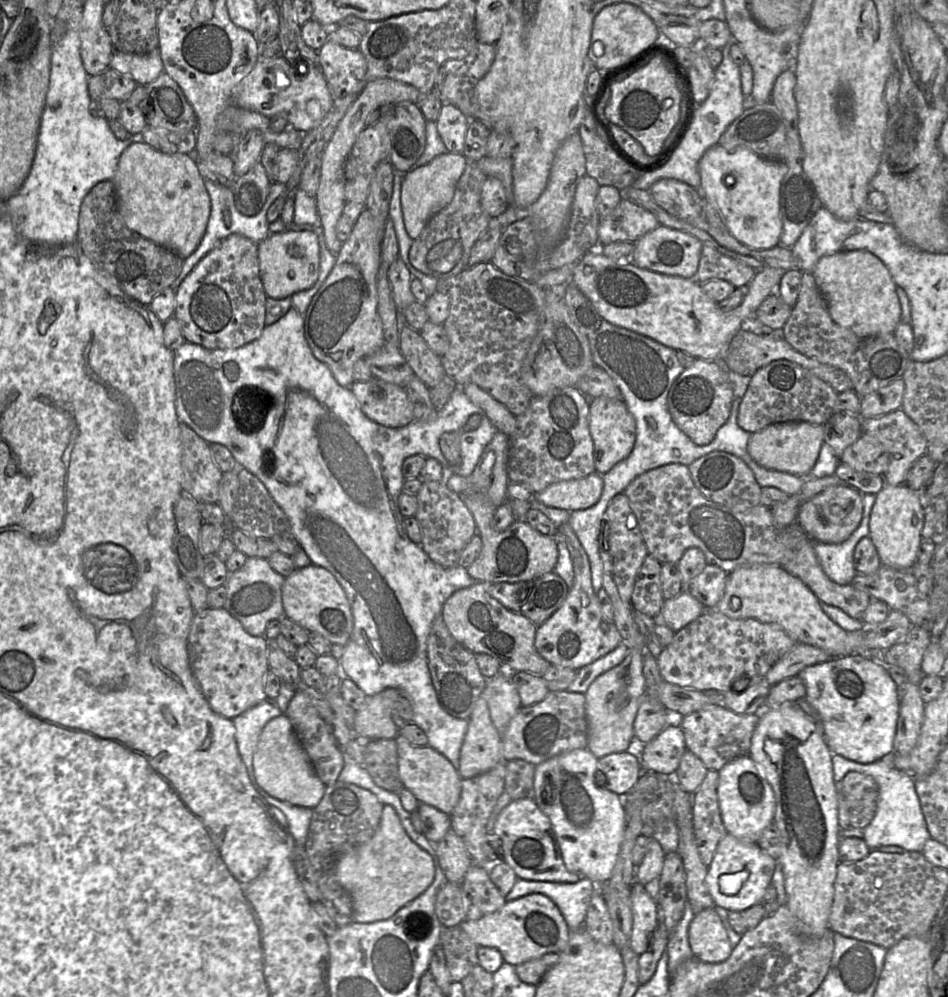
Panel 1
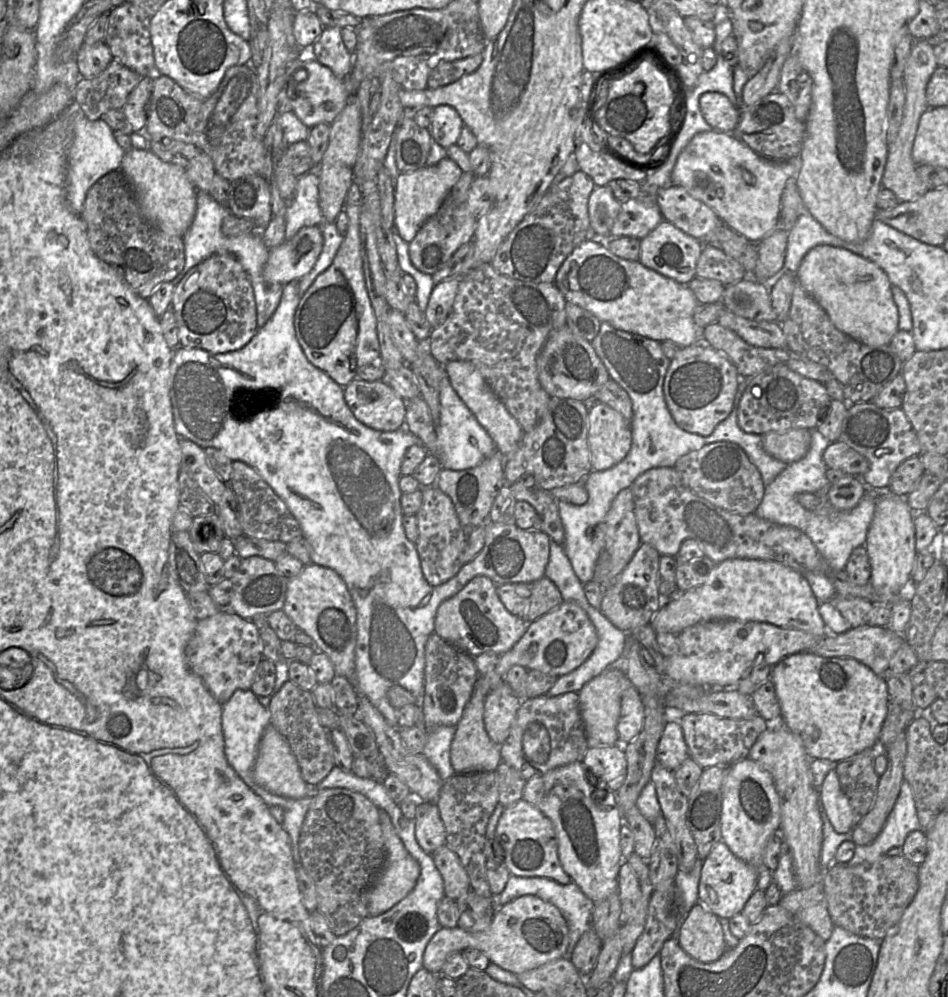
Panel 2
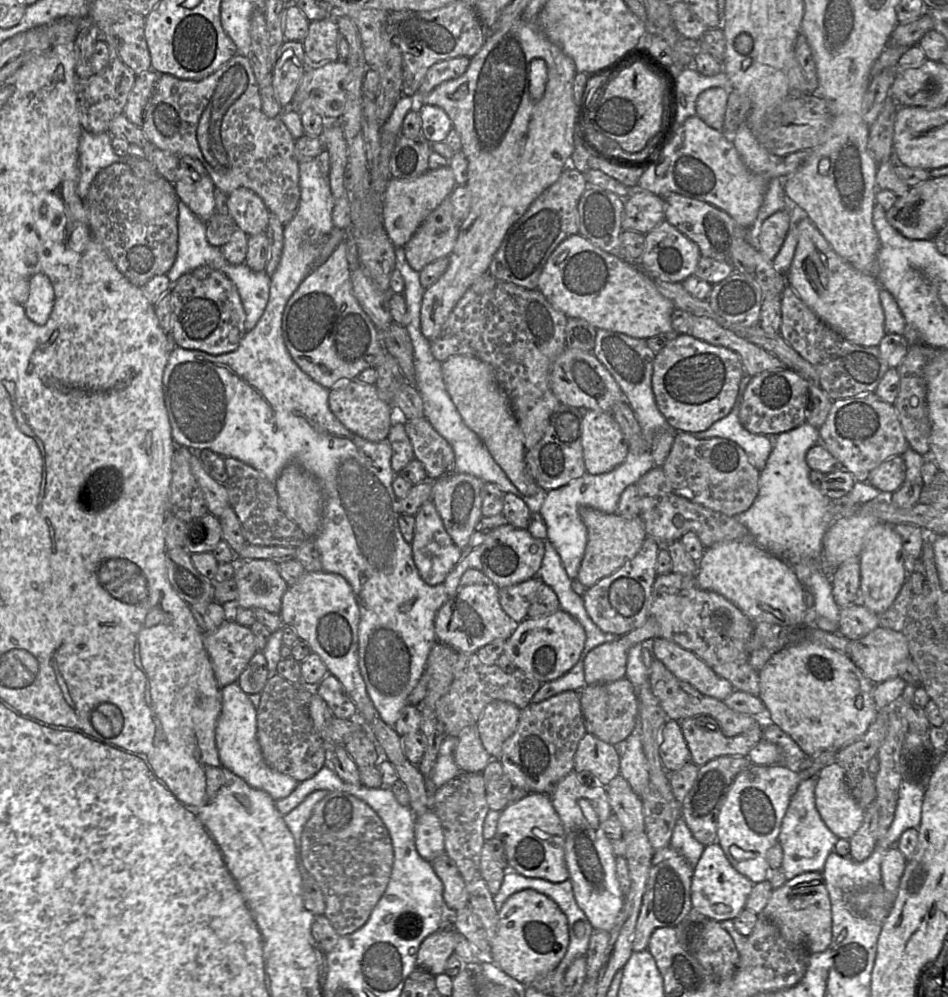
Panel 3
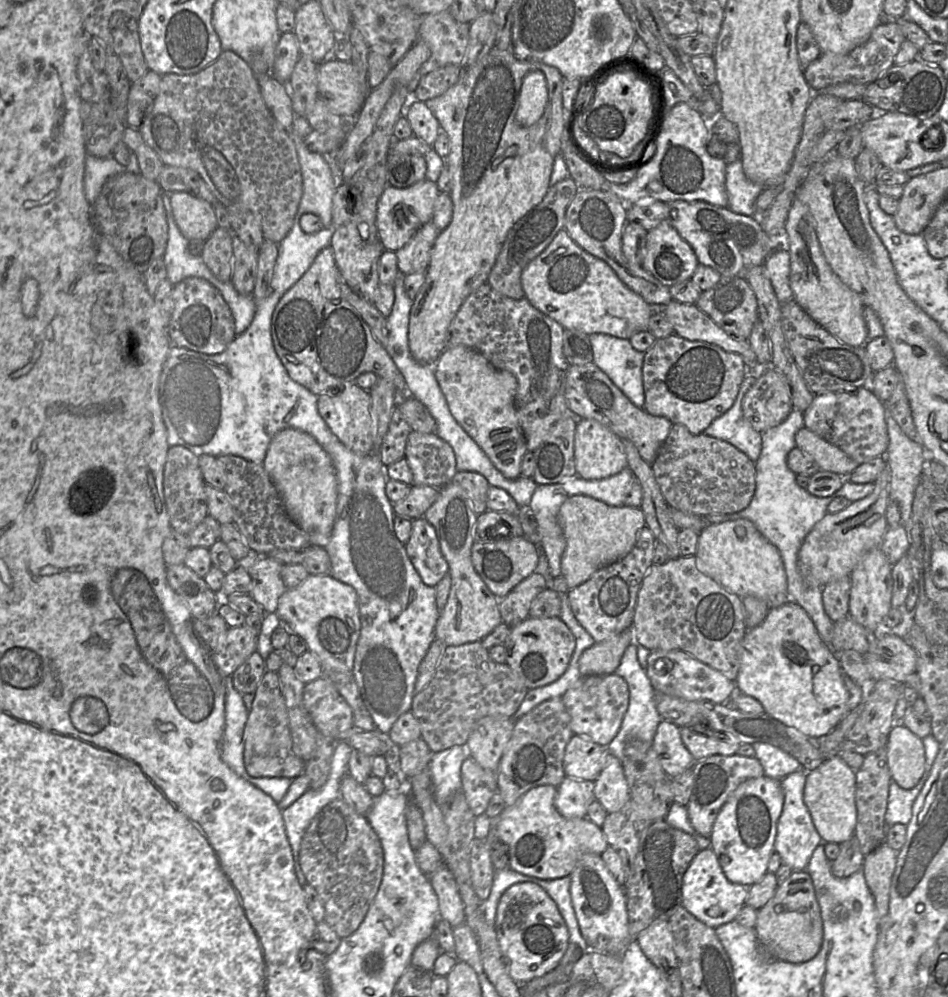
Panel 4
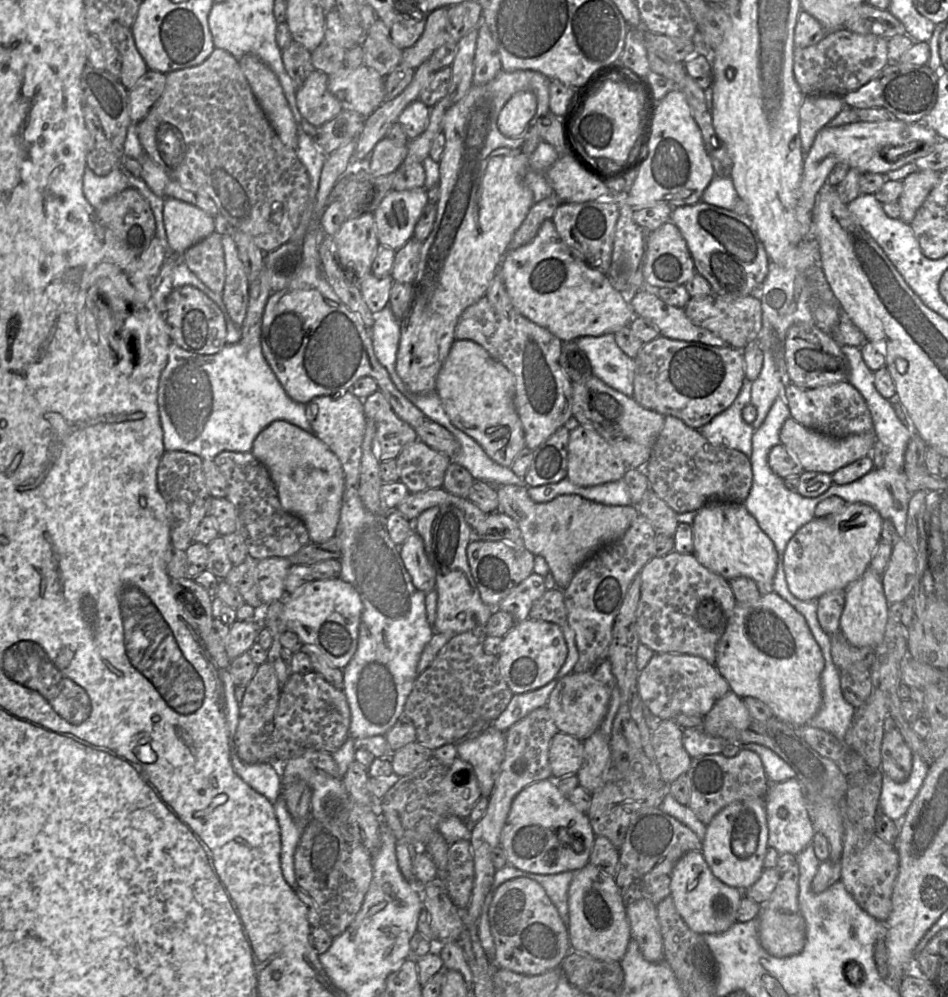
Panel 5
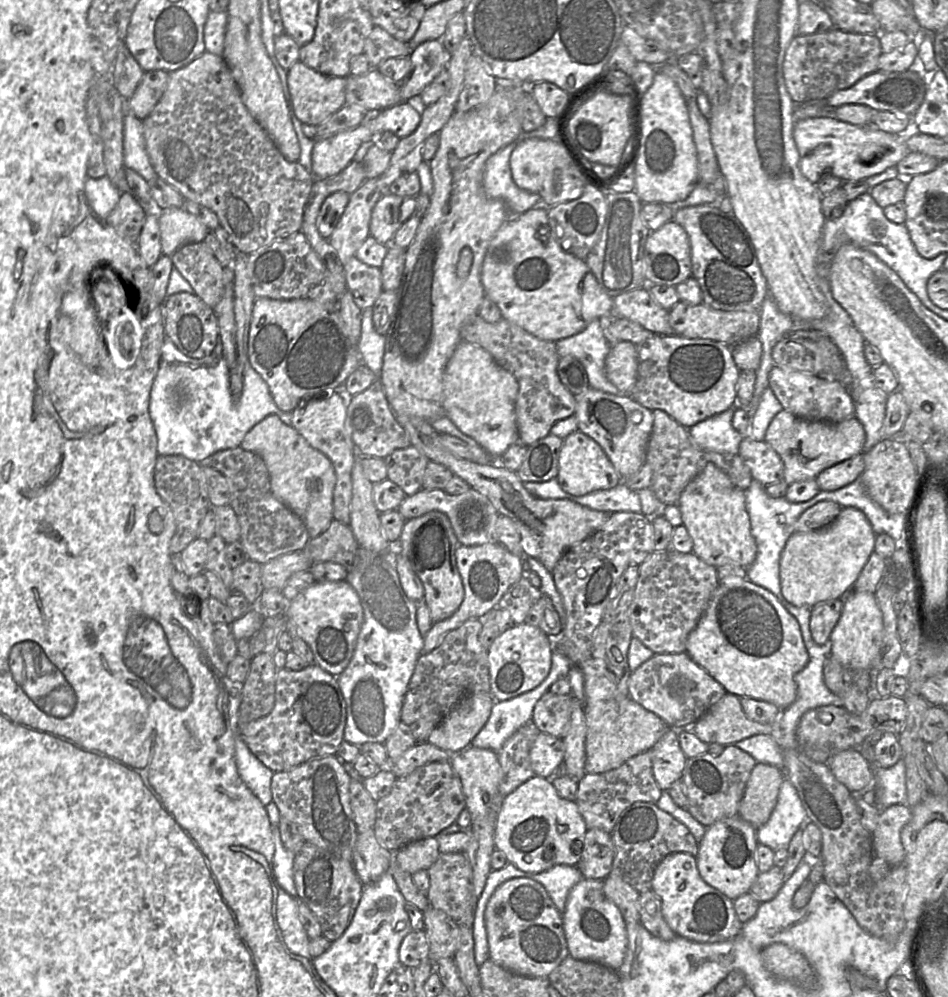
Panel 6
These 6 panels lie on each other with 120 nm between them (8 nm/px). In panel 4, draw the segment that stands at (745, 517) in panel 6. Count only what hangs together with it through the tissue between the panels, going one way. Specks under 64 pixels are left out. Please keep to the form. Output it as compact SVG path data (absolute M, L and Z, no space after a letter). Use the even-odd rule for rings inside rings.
M741 518L721 523L708 523L699 533L695 557L699 571L740 598L755 596L763 600L770 609L780 607L791 601L787 591L787 576L779 550L747 519Z

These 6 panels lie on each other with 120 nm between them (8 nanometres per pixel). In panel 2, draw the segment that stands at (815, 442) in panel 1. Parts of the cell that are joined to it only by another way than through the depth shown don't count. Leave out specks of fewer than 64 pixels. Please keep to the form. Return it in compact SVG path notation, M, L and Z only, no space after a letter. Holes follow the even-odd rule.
M800 428L768 432L762 436L763 449L773 458L790 464L801 460L811 444L811 430Z

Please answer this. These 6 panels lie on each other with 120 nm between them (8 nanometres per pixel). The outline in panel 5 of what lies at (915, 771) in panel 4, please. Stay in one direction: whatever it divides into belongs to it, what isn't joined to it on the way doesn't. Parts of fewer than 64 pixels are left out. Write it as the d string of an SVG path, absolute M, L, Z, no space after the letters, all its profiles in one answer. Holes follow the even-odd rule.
M893 728L884 733L881 743L881 770L895 782L904 782L912 769L913 752L901 733Z

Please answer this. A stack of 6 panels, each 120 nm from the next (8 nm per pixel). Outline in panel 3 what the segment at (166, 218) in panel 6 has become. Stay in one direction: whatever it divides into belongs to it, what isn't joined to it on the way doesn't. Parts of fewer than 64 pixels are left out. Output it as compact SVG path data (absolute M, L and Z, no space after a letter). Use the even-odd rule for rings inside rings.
M208 173L200 177L199 181L179 180L173 184L178 199L201 220L208 222L216 213L215 185Z

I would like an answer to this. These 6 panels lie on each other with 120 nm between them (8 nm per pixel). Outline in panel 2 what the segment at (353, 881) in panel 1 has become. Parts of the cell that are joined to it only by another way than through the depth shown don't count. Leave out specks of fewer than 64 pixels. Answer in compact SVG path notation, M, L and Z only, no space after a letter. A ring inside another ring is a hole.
M379 809L379 816L387 853L382 871L366 892L369 916L379 916L404 899L414 889L420 875L419 863L405 848L388 813Z

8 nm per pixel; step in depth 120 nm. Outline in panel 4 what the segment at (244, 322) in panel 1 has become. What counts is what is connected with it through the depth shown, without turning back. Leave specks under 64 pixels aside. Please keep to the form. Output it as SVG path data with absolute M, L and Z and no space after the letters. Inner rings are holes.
M188 277L173 287L174 309L168 323L171 344L205 354L223 352L235 339L235 321L220 291L204 278Z

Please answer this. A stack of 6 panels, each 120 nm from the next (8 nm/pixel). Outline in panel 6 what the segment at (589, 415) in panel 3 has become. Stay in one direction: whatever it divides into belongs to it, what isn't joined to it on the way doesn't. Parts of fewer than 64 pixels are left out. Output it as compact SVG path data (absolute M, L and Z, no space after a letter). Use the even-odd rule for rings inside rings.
M579 430L563 439L556 479L560 487L573 496L583 496L598 490L608 490L622 481L601 446Z

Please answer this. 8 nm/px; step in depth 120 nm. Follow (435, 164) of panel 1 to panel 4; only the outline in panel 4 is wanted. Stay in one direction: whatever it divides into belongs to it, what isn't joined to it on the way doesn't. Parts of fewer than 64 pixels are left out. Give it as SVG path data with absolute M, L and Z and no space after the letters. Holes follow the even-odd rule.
M426 178L406 188L386 186L378 201L376 216L379 239L386 250L397 252L425 223L432 221L434 204L440 193L437 182Z

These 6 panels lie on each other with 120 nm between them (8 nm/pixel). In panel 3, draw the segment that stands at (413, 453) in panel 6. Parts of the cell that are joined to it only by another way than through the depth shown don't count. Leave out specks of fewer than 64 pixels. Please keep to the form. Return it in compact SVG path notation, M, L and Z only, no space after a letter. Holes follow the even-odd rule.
M425 417L407 420L405 430L413 447L414 458L423 464L427 479L435 481L456 473L451 445Z

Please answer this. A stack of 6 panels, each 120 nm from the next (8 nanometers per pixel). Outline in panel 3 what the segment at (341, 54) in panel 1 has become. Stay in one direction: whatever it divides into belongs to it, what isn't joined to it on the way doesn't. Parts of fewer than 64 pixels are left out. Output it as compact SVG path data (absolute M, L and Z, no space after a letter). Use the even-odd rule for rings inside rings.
M334 16L311 21L307 36L302 41L308 68L316 68L339 60L339 37L340 33Z

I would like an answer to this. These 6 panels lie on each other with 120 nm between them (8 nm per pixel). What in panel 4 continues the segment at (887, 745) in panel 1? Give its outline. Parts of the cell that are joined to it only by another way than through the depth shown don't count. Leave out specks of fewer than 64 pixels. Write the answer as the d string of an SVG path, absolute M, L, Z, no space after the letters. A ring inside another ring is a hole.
M793 601L770 609L760 625L747 630L735 686L738 692L758 700L766 714L813 740L829 734L849 713L849 692L837 654L822 640L807 612Z

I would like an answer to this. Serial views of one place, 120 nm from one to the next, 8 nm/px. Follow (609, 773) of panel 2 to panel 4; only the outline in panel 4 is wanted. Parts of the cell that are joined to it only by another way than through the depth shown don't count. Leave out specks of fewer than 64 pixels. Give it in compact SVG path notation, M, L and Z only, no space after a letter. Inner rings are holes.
M573 735L564 752L565 776L594 782L606 764L608 753L607 747L588 738Z

